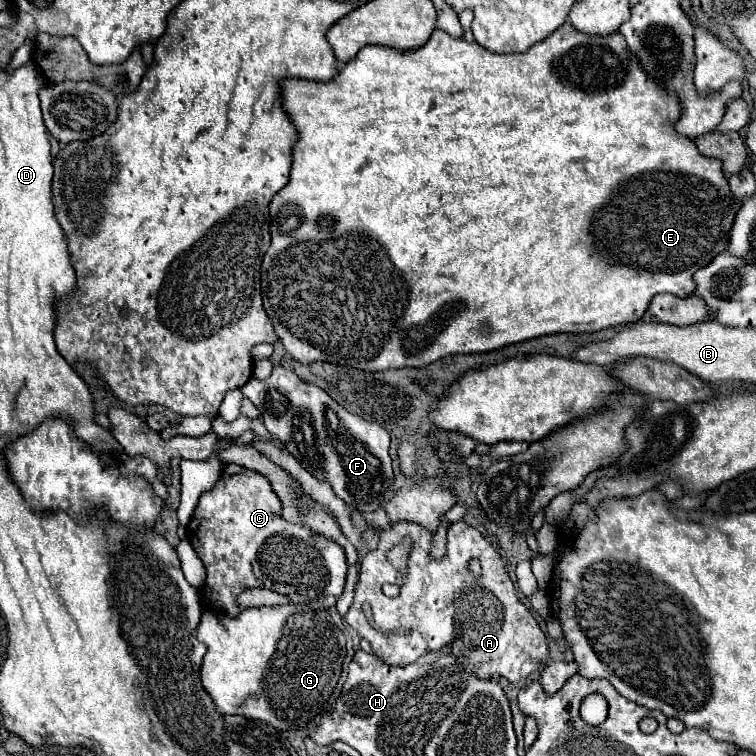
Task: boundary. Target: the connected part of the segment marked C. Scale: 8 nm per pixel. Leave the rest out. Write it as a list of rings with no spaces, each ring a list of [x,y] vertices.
[[[234,463],[224,465],[222,477],[216,483],[216,487],[200,495],[194,515],[186,525],[186,537],[206,567],[208,577],[202,591],[210,609],[222,611],[226,615],[238,615],[240,607],[236,605],[236,597],[246,587],[278,589],[278,593],[284,593],[284,595],[300,593],[312,599],[324,597],[324,595],[334,595],[334,597],[342,595],[344,581],[346,581],[344,549],[332,539],[326,539],[324,535],[314,533],[310,527],[302,523],[286,521],[280,513],[282,513],[282,503],[274,493],[270,481],[256,471],[250,471]]]

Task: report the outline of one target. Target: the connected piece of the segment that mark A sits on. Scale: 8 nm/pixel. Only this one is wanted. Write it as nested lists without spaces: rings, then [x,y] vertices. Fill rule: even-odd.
[[[456,521],[448,527],[448,551],[446,555],[436,561],[430,557],[430,539],[432,533],[424,531],[424,527],[416,523],[390,523],[382,533],[378,547],[374,551],[368,551],[360,561],[360,579],[356,583],[354,603],[346,613],[346,623],[358,631],[360,637],[366,637],[372,645],[372,651],[384,659],[388,665],[408,665],[416,661],[424,651],[440,649],[446,643],[452,643],[452,653],[460,663],[476,673],[482,679],[500,679],[506,677],[510,683],[524,685],[528,679],[536,679],[538,673],[548,663],[548,643],[544,633],[540,631],[536,619],[532,617],[530,609],[516,597],[514,583],[510,581],[504,563],[498,555],[498,551],[480,535],[478,529],[466,525],[464,521]],[[410,535],[414,539],[414,549],[408,557],[408,575],[404,577],[396,567],[392,567],[386,559],[386,551],[394,545],[402,543],[402,539]],[[472,557],[478,557],[482,561],[482,577],[476,579],[468,571],[468,561]],[[386,583],[398,585],[398,595],[388,597],[384,595],[382,587]],[[398,627],[410,627],[410,633],[394,633],[386,635],[388,631],[398,631]]]

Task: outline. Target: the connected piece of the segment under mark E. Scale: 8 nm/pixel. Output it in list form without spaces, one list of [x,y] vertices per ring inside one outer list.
[[[566,21],[558,31],[550,33],[546,39],[532,45],[532,49],[528,49],[526,53],[492,53],[478,43],[454,39],[446,31],[434,29],[428,43],[416,51],[400,53],[396,49],[368,45],[350,63],[346,63],[344,69],[338,71],[336,77],[330,81],[286,79],[286,81],[282,81],[282,99],[284,99],[286,113],[292,117],[292,121],[298,129],[298,143],[296,143],[296,149],[292,153],[290,181],[270,201],[272,245],[266,251],[264,261],[262,261],[262,299],[264,299],[264,309],[266,309],[268,317],[272,319],[276,335],[284,343],[286,351],[300,363],[312,363],[318,359],[344,363],[346,359],[354,357],[354,363],[364,371],[386,371],[390,367],[424,367],[428,363],[434,363],[434,361],[450,355],[450,353],[452,355],[454,353],[480,353],[480,351],[500,349],[504,345],[520,343],[520,341],[550,335],[550,333],[592,333],[592,331],[608,329],[614,325],[636,323],[646,313],[654,295],[658,295],[658,293],[672,293],[678,297],[692,295],[692,291],[696,289],[692,275],[700,267],[708,265],[716,255],[720,255],[728,247],[734,215],[742,207],[742,201],[738,201],[732,195],[728,179],[722,173],[722,161],[720,159],[708,159],[708,157],[700,155],[696,143],[690,137],[684,137],[674,129],[676,121],[680,119],[678,95],[668,95],[668,91],[664,91],[664,87],[660,87],[660,81],[652,79],[652,75],[648,75],[644,71],[638,57],[628,51],[628,45],[618,31],[612,35],[606,35],[606,37],[586,35],[586,33],[576,31],[572,27],[572,23]]]

